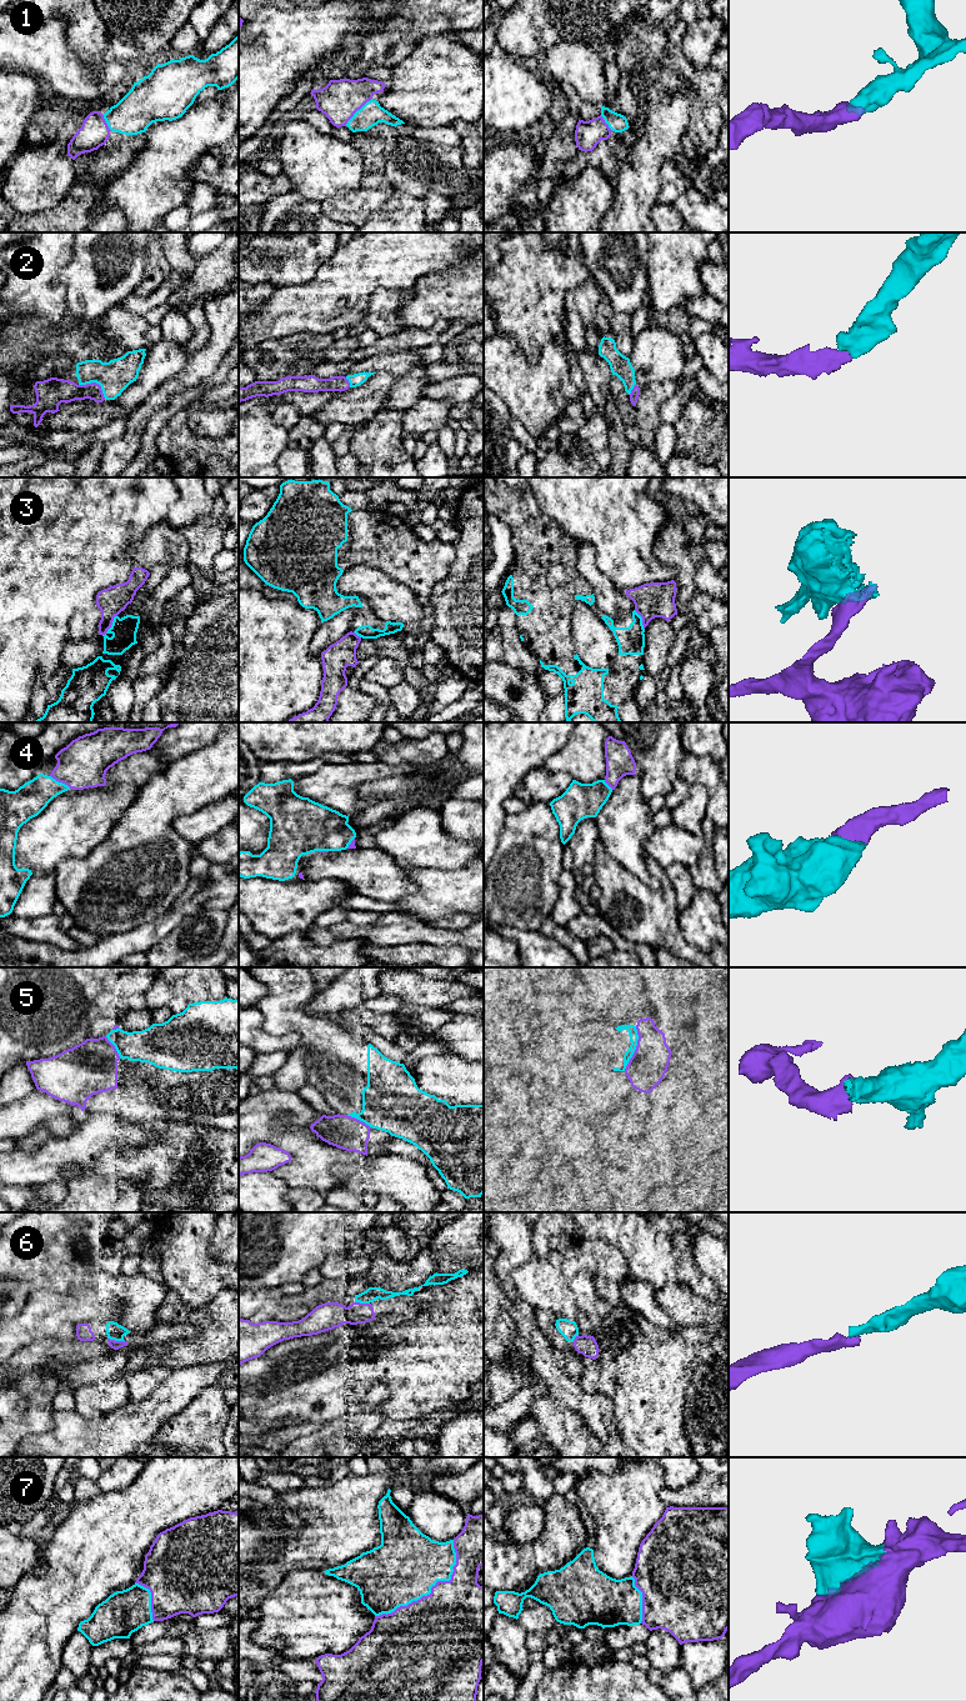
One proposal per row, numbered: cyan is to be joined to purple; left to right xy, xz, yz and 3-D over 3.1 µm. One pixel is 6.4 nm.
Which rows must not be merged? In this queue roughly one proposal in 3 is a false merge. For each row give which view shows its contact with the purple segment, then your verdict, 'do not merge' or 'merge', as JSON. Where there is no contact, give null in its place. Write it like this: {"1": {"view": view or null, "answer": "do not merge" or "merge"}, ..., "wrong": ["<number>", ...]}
{"1": {"view": "xz", "answer": "merge"}, "2": {"view": "xy", "answer": "merge"}, "3": {"view": "xy", "answer": "do not merge"}, "4": {"view": "xy", "answer": "merge"}, "5": {"view": "yz", "answer": "do not merge"}, "6": {"view": "xy", "answer": "merge"}, "7": {"view": "xz", "answer": "merge"}, "wrong": ["3", "5"]}

